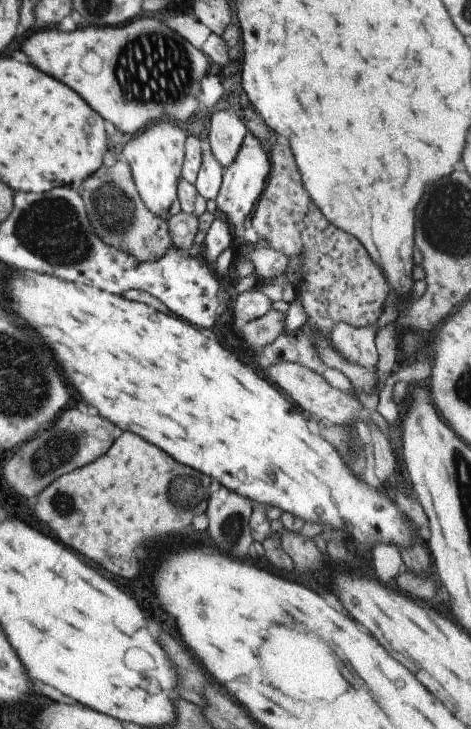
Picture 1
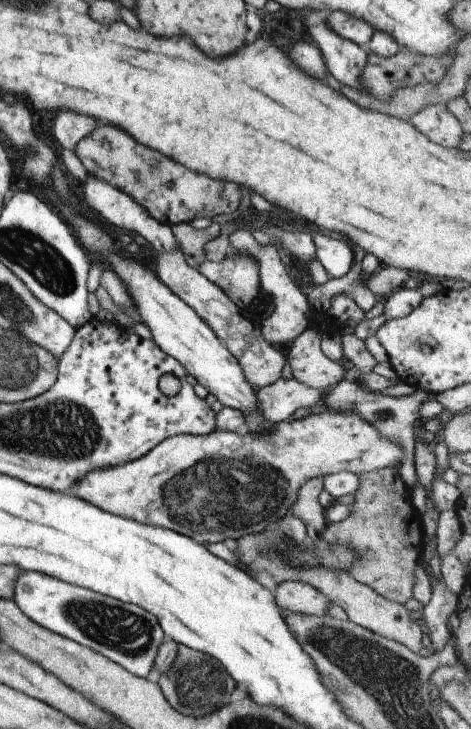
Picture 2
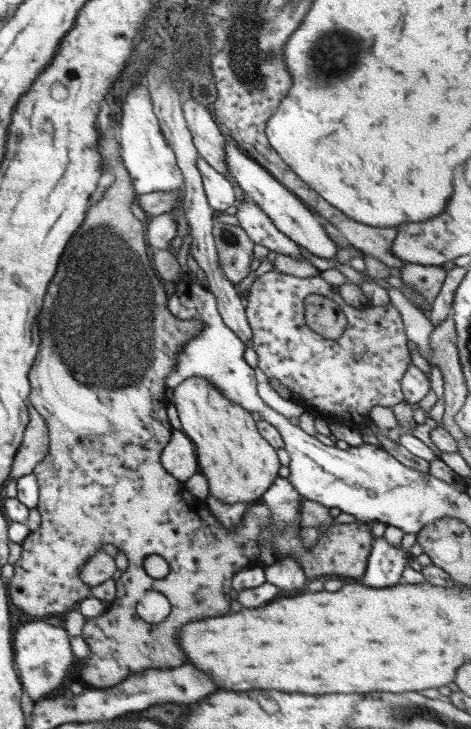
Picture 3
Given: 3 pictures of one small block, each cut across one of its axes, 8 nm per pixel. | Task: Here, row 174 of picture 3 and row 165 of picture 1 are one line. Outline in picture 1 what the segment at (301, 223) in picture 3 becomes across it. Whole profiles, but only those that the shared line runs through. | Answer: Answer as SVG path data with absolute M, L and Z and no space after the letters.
M250 132L246 134L236 159L228 168L224 168L222 184L220 184L218 195L214 198L218 216L228 222L228 226L232 230L232 236L235 238L243 239L245 232L244 220L254 211L256 200L260 198L260 194L262 194L262 190L264 190L268 181L271 166L268 152L264 147L256 136L253 136Z

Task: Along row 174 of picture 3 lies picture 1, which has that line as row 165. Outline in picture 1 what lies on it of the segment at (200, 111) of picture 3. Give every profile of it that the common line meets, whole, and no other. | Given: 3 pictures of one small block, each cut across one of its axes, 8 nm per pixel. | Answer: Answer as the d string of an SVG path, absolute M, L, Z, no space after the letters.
M216 112L211 116L208 132L210 152L222 168L228 168L234 162L248 132L238 114Z

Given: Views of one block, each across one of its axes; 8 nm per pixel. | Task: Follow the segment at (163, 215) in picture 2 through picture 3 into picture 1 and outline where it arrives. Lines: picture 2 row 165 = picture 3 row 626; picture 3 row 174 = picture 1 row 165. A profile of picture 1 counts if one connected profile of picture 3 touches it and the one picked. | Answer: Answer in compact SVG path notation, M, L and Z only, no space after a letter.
M118 160L110 168L102 166L96 170L96 174L92 174L80 184L78 192L82 196L92 232L104 244L128 252L138 262L156 262L172 248L167 222L156 217L144 205L137 192L130 166L124 160Z

